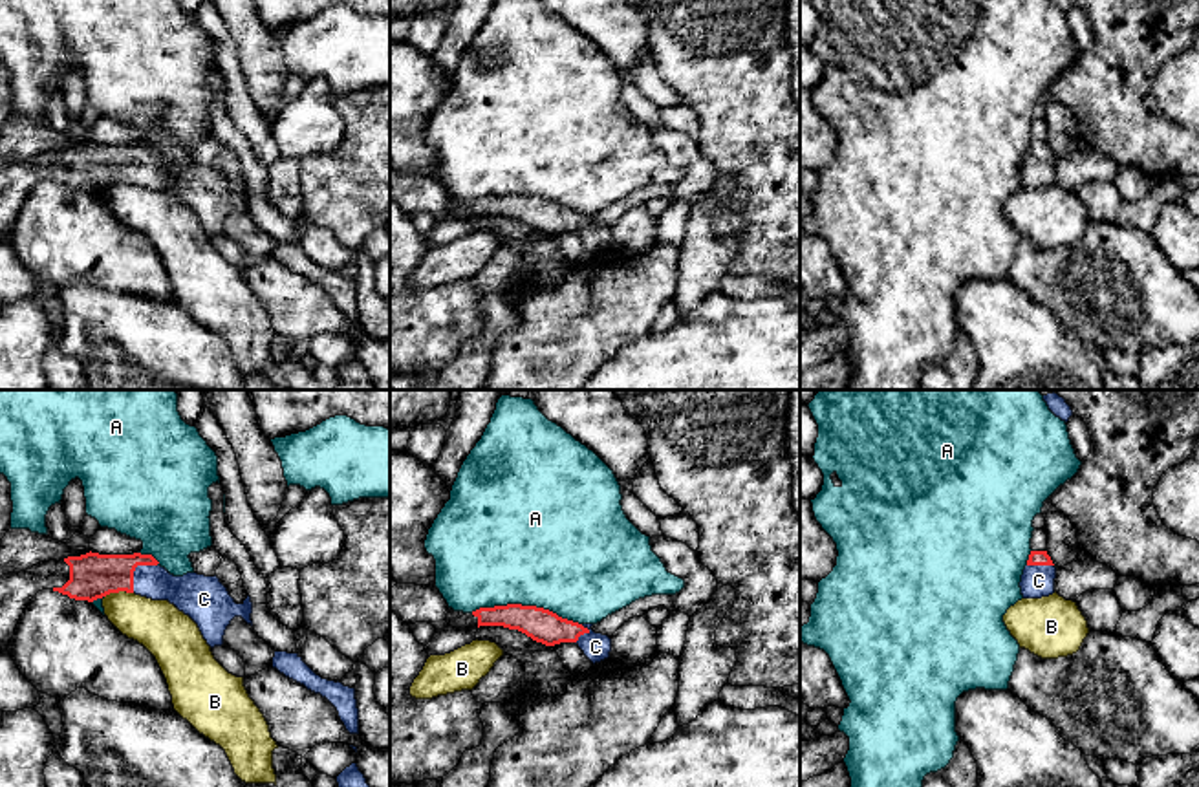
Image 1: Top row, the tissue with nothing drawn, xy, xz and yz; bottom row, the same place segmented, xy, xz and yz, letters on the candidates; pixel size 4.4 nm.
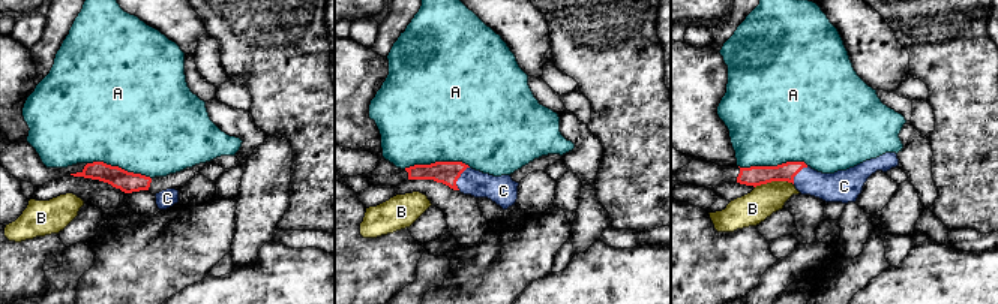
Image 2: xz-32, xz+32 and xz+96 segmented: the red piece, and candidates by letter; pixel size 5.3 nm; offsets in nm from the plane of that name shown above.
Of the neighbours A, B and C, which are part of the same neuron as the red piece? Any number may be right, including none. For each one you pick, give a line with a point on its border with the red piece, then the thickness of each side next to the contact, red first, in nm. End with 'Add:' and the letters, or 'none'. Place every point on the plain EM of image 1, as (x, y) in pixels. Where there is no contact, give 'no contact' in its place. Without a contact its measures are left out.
C: contact xy (134, 160); calibres 200 and 150 nm
Add: C

